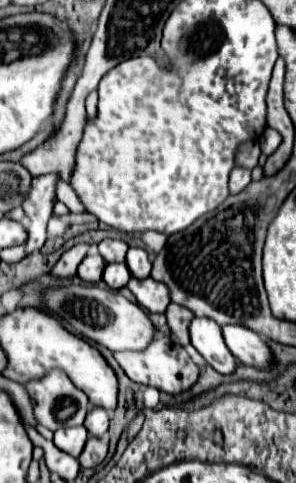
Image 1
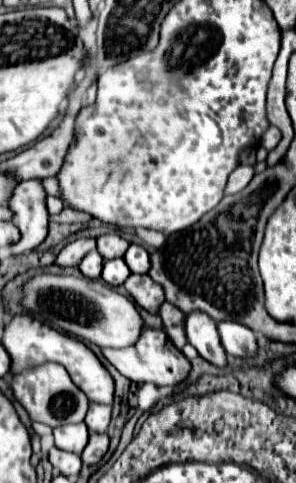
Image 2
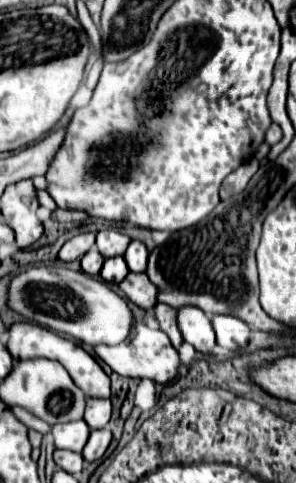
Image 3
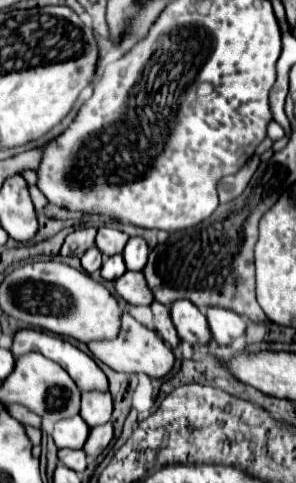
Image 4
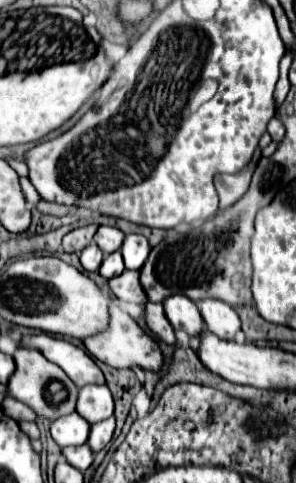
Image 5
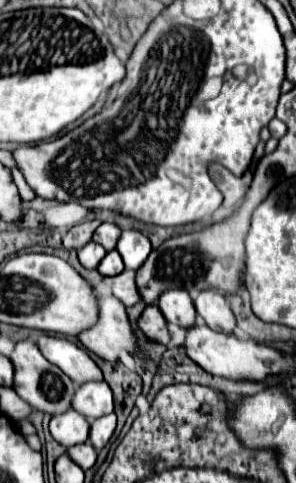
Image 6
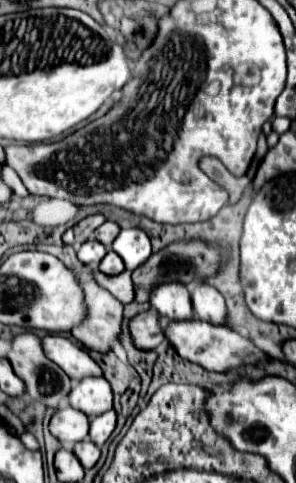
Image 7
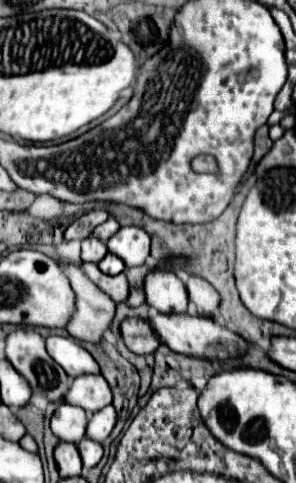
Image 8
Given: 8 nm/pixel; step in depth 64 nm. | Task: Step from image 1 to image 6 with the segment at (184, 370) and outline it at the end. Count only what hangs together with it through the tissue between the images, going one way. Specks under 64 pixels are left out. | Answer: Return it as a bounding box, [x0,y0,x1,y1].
[78,290,136,360]

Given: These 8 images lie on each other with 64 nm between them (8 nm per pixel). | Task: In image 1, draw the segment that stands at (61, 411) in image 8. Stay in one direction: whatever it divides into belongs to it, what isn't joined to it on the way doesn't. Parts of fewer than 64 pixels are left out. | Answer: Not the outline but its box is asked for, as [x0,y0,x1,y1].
[54,426,86,456]

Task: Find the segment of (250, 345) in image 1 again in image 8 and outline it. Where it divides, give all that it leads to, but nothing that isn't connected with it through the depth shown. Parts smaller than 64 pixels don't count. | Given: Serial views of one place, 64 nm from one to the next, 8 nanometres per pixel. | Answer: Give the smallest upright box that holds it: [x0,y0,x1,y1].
[186,274,218,316]

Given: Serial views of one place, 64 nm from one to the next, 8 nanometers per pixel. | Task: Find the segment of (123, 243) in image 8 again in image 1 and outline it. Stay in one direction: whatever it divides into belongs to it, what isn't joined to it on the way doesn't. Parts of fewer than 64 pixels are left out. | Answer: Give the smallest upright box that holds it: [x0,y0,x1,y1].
[126,248,150,278]

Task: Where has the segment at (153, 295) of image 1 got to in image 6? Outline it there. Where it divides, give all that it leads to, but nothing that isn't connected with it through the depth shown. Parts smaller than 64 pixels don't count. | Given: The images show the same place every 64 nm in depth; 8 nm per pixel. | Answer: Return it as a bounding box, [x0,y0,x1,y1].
[102,270,140,308]

